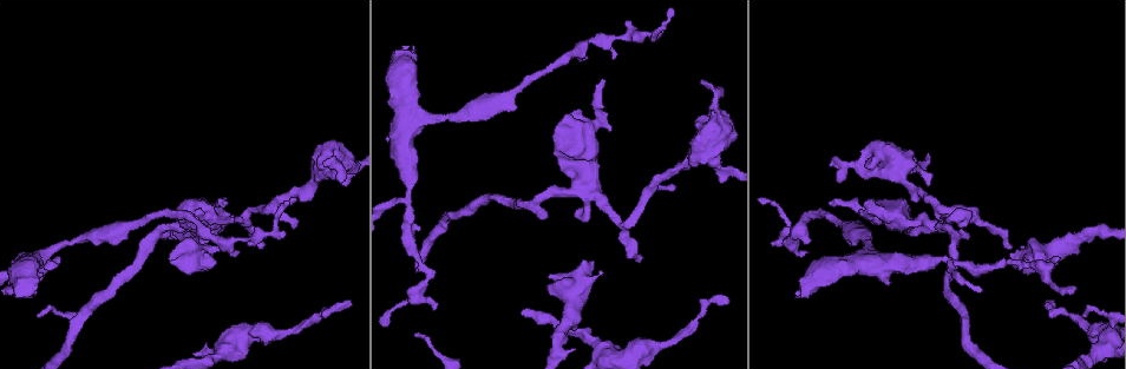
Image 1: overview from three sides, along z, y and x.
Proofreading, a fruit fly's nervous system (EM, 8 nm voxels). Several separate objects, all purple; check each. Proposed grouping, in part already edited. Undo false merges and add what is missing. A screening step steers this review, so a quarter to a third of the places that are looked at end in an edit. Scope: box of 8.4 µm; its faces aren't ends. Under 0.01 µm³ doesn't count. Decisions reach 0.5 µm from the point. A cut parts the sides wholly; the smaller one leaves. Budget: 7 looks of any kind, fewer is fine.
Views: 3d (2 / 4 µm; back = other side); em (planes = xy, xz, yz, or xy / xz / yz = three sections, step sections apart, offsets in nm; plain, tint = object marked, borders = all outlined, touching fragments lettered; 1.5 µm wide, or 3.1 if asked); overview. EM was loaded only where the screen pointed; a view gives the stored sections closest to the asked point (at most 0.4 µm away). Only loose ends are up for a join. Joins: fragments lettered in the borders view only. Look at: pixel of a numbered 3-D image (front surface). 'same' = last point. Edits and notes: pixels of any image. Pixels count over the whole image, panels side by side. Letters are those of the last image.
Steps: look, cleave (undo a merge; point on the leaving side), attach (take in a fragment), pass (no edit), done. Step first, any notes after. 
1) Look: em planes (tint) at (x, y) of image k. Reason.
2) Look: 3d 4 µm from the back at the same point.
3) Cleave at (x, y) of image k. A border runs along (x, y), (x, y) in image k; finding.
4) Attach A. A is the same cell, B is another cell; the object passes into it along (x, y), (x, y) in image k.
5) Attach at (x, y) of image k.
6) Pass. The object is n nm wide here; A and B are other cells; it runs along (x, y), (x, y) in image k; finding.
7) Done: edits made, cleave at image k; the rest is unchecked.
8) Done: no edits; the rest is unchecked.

Look: em planes (tint) at (407, 196) of image 1. A fork.

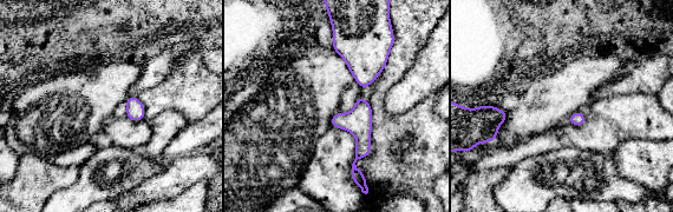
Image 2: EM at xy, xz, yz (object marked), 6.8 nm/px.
Look: em planes (borders) at the same point.

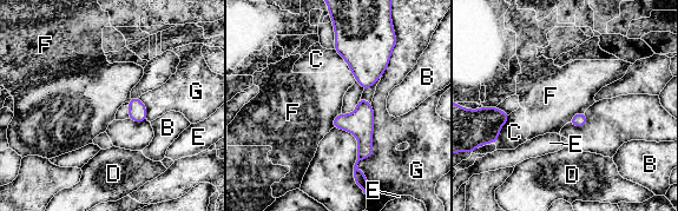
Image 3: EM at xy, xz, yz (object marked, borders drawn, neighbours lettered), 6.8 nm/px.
Pass. B, C, D, E, F and G are other cells; a border runs along (341, 112), (334, 118), (331, 127) in image 3; all the same cell.

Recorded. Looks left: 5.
Look: em yz step 8 (borders) at (434, 305) of image 1. Thin end.

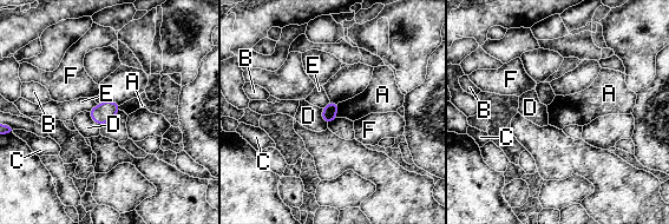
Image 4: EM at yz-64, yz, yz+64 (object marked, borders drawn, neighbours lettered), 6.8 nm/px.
Look: em planes (borders) at the same point. Another direction.

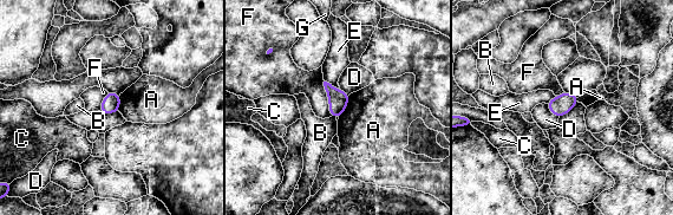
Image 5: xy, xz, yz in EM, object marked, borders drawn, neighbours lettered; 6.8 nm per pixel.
Pass. A, B, C, D, E, F and G are other cells; a border runs along (350, 95), (345, 110), (338, 117) in image 5; no lettered fragment goes on from it.

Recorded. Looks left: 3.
Look: em planes (borders) at (673, 187) of image 1. Branch stops here.

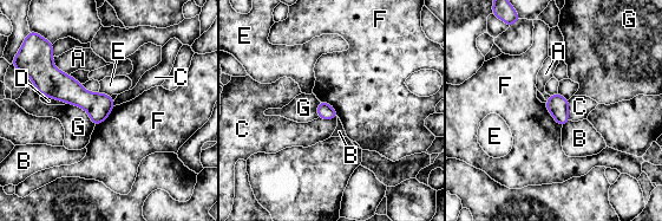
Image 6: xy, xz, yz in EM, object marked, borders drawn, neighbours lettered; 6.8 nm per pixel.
Pass. A, B, C, D, E, F and G are other cells; it runs along (39, 84), (111, 104) in image 6; no lettered fragment goes on from it.

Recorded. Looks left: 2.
Done: no edits; the rest is unchecked.

